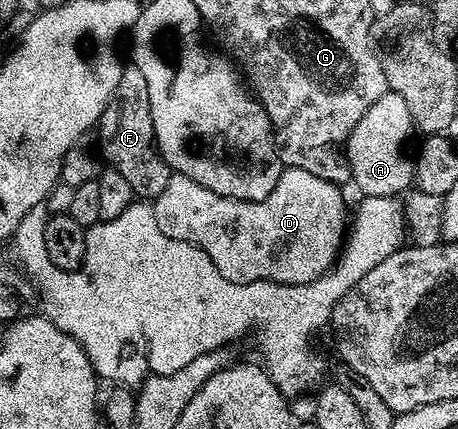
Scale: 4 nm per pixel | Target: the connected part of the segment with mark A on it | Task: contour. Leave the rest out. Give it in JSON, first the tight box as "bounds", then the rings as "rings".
{"bounds":[344,91,413,196],"rings":[[[387,91],[365,112],[344,145],[351,181],[362,196],[398,196],[413,183],[413,161],[404,154],[406,140],[413,133],[413,120],[404,98]]]}

